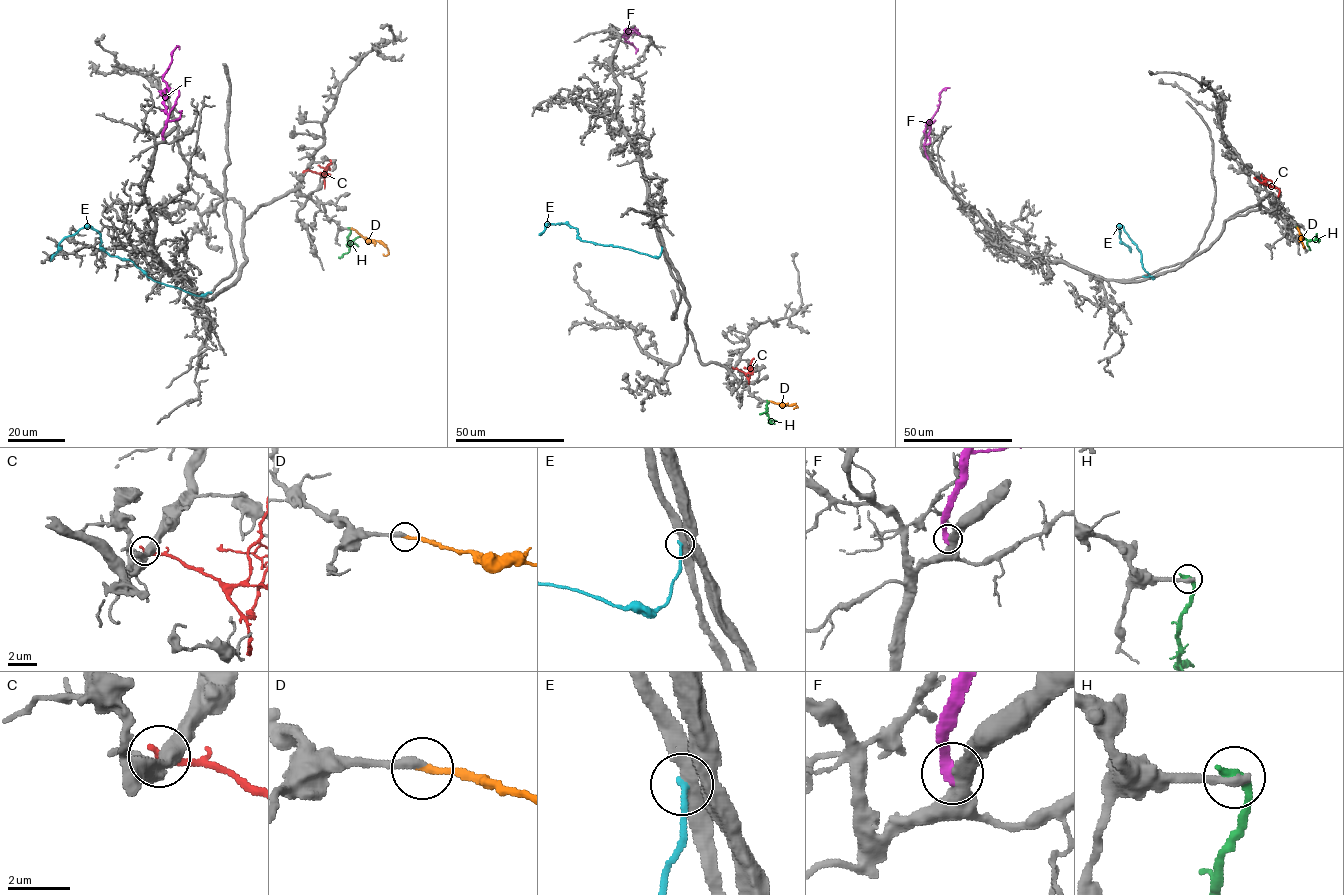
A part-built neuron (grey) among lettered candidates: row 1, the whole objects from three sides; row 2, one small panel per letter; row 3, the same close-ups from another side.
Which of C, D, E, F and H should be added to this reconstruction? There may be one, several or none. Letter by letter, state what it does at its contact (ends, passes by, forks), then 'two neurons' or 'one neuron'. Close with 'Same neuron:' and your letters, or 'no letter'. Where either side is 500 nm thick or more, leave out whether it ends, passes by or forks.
C: it ends there; two neurons
D: it ends there; one neuron
E: it ends there; two neurons
F: it ends there; two neurons
H: it ends there; two neurons
Same neuron: D

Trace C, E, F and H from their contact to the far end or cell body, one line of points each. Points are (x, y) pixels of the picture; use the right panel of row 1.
C: (1264, 184), (1274, 187), (1273, 182), (1261, 174)
E: (1143, 276), (1153, 277), (1143, 268), (1137, 245), (1120, 226), (1120, 241), (1131, 252)
F: (928, 158), (924, 149), (929, 122), (940, 104), (940, 93), (949, 87)
H: (1297, 227), (1308, 240), (1314, 240), (1316, 233)

